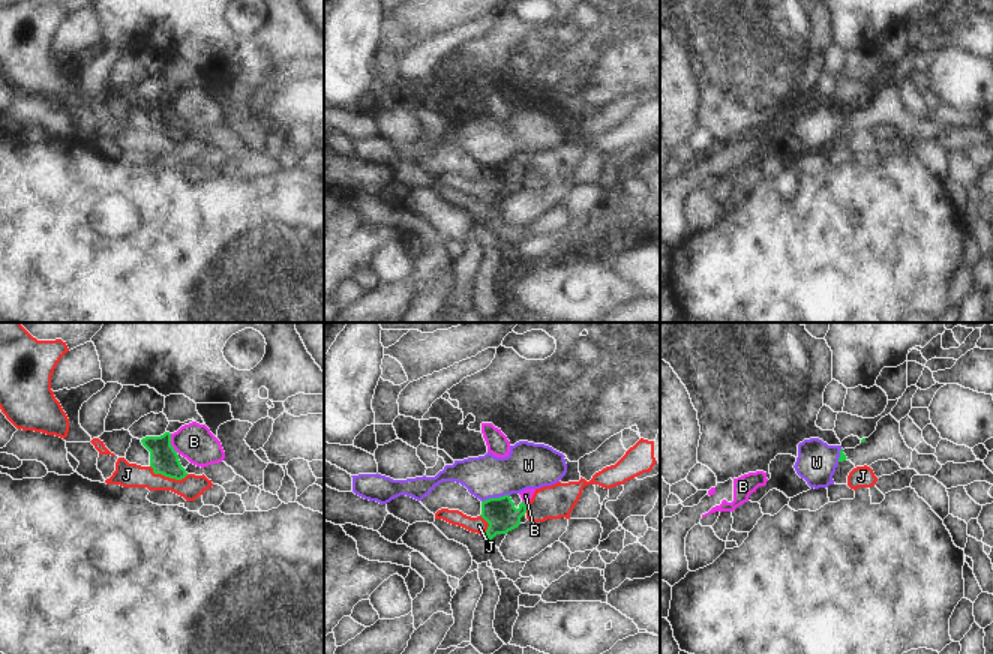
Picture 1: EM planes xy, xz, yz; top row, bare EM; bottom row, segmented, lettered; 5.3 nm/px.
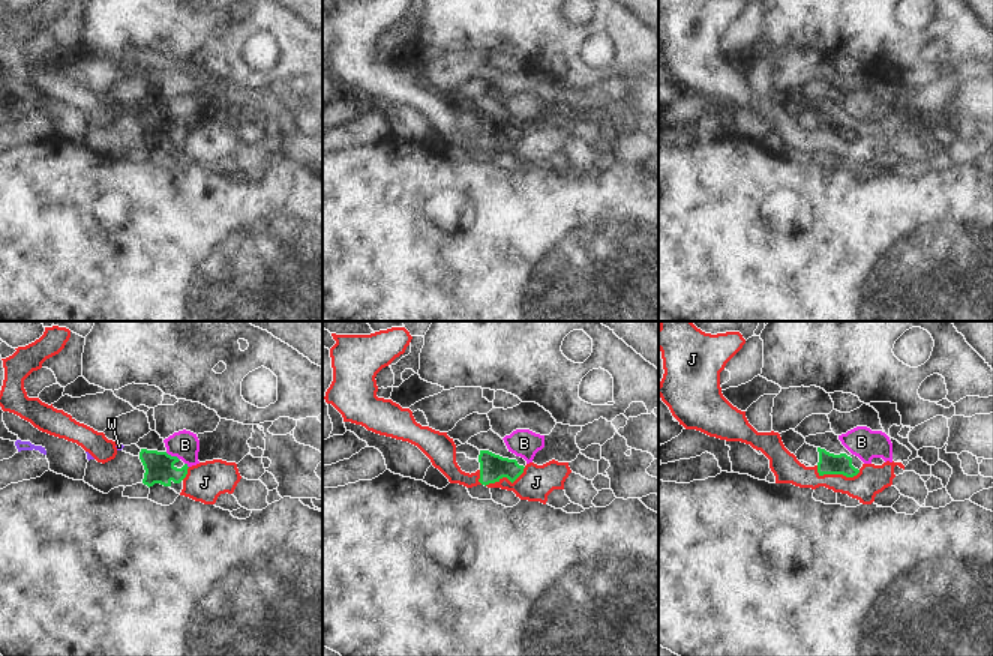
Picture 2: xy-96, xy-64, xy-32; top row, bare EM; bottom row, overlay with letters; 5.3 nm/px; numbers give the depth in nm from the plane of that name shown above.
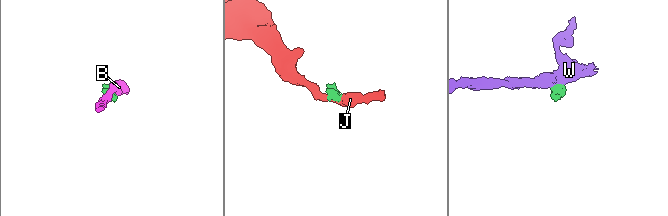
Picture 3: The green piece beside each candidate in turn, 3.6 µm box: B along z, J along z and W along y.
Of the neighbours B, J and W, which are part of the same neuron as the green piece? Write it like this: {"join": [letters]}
{"join": ["J"]}

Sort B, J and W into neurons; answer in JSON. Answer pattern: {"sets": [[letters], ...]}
{"sets": [["B", "W"], ["J"]]}

